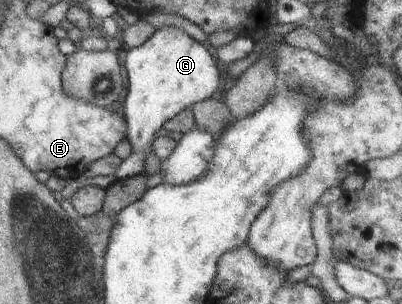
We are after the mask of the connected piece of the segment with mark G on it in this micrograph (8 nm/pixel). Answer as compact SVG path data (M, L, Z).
M174 26L156 29L153 35L141 46L128 49L126 61L124 61L126 75L128 75L128 92L122 104L121 112L127 129L126 139L130 141L132 150L128 157L122 160L114 174L118 179L123 180L144 174L144 159L146 159L148 153L153 151L154 135L163 128L164 123L196 102L203 102L212 97L212 93L220 85L220 71L216 66L216 61L214 54L210 53L203 43L194 40Z

